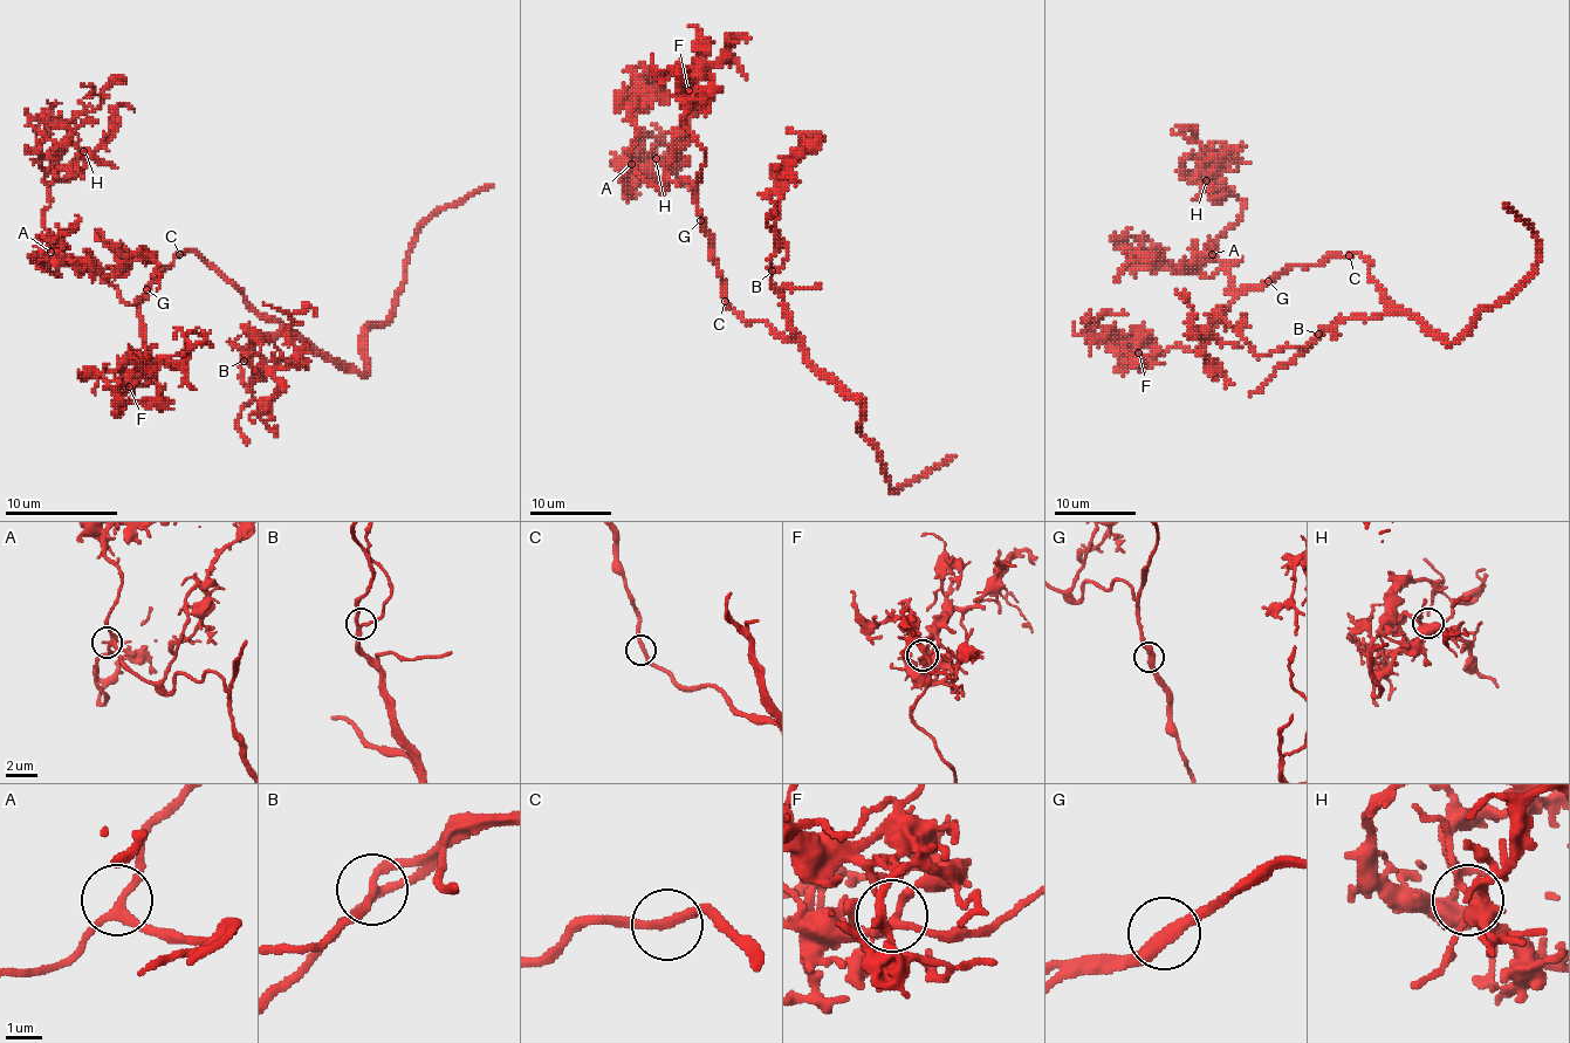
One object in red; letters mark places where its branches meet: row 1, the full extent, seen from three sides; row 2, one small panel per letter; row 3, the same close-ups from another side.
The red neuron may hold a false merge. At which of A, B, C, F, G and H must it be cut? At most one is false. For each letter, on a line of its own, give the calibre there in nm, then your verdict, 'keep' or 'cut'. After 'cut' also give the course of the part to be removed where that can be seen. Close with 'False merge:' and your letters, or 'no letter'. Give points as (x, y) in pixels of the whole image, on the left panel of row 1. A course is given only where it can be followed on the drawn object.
A: 200 nm thick; keep
B: 200 nm thick; keep
C: 240 nm thick; keep
F: 240 nm thick; keep
G: 360 nm thick; keep
H: 440 nm thick; keep
False merge: no letter

